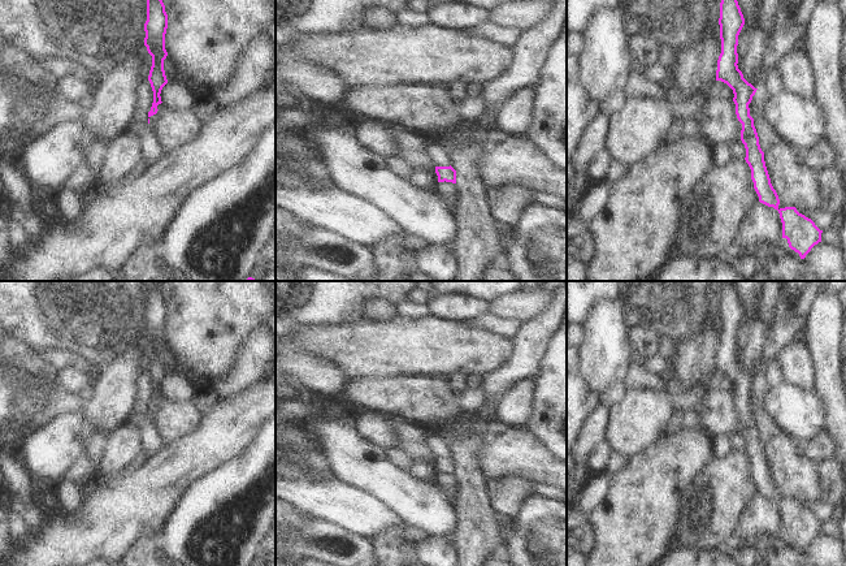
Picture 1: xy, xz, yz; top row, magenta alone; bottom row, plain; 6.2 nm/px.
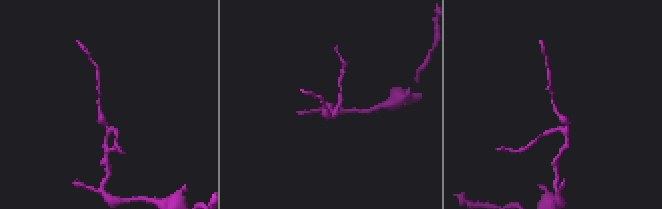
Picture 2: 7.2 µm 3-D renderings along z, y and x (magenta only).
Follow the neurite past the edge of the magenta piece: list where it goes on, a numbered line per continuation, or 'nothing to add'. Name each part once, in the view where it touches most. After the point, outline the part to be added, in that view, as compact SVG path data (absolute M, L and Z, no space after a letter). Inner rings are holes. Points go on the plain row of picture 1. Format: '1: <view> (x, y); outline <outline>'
nothing to add

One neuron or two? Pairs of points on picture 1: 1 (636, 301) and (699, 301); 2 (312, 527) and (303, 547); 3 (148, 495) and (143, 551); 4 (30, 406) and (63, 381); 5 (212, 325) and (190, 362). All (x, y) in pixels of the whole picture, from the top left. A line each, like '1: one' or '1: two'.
1: one
2: one
3: two
4: two
5: one

